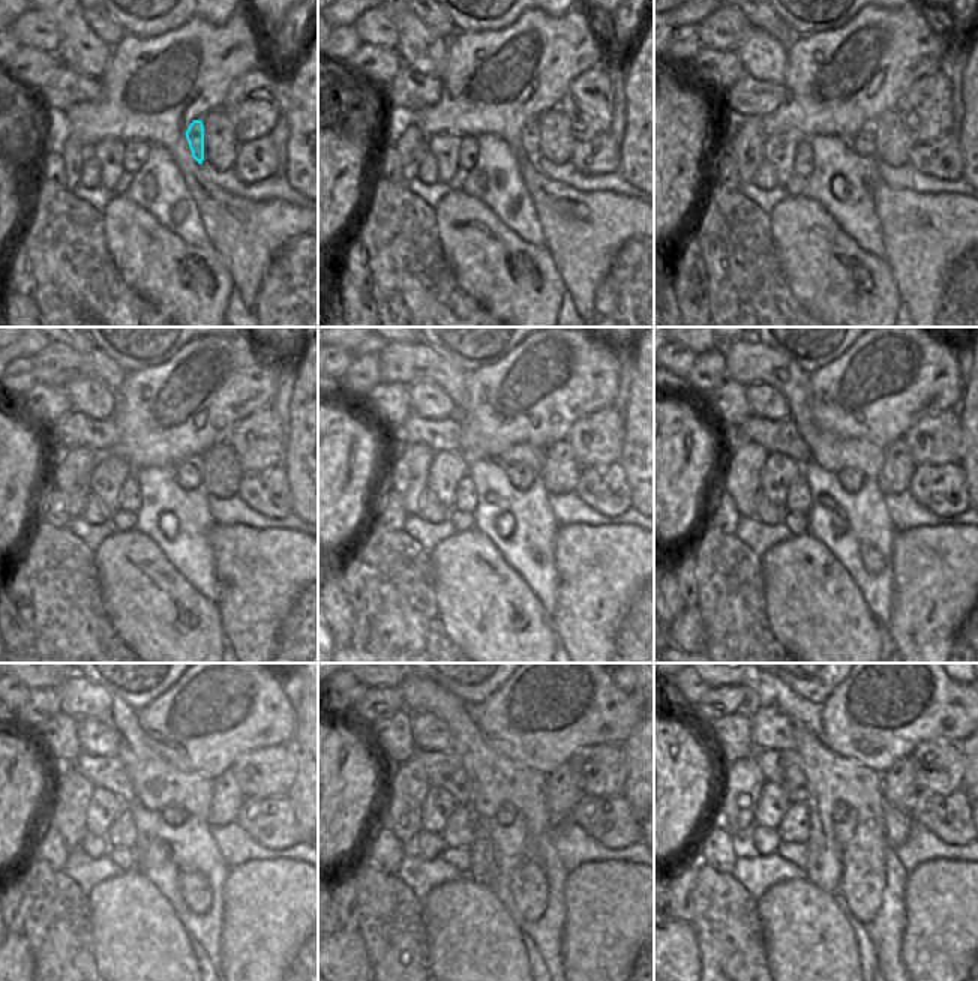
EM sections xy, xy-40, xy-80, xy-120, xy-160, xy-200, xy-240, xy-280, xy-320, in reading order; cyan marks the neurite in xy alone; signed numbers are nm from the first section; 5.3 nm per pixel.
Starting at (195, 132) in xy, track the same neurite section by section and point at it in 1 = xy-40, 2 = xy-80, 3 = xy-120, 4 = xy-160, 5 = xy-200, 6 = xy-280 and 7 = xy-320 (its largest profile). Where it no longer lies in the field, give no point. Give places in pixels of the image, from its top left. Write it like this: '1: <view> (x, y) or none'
1: xy-40 (530, 141)
2: xy-80 (864, 141)
3: xy-120 (188, 473)
4: xy-160 (521, 476)
5: xy-200 (851, 479)
6: xy-280 (506, 813)
7: xy-320 (839, 810)

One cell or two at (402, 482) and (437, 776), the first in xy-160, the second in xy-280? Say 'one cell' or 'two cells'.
two cells

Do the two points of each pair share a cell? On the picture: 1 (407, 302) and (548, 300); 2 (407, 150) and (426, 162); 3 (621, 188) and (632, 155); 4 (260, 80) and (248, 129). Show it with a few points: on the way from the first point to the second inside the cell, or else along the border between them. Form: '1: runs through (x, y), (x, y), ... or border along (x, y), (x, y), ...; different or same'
1: border along (453, 275), (453, 279), (486, 311); different
2: border along (425, 152), (416, 176); different
3: border along (618, 170), (638, 189); different
4: runs through (264, 92), (264, 99), (252, 111), (251, 117); same

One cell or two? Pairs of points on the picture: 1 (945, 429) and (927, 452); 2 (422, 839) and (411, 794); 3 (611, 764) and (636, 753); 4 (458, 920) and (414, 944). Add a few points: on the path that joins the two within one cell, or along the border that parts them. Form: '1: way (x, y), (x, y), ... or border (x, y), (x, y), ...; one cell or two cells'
1: way (939, 435), (929, 446); one cell
2: border (422, 830), (405, 846); two cells
3: border (623, 744), (626, 761), (624, 792); two cells
4: border (422, 903), (425, 951), (429, 965); two cells

